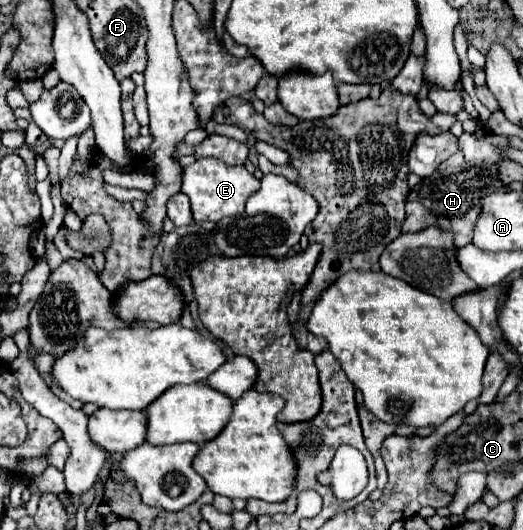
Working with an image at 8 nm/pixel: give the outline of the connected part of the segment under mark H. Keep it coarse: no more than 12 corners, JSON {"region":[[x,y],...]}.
{"region":[[463,132],[459,150],[407,196],[401,232],[439,226],[465,246],[481,200],[503,188],[497,146]]}

